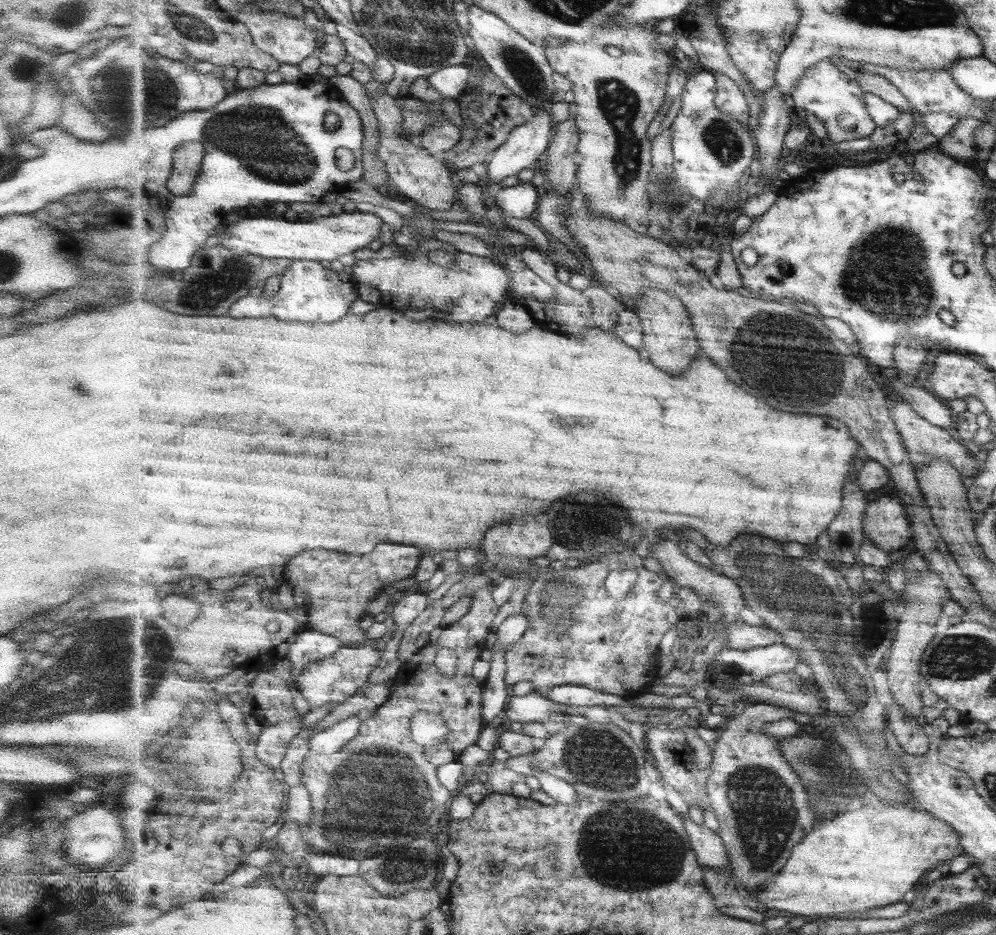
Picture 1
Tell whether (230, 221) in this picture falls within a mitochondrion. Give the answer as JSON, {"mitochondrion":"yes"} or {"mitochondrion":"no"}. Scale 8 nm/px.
{"mitochondrion":"no"}

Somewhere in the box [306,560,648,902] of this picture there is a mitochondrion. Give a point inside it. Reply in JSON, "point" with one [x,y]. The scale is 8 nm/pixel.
{"point":[378,772]}

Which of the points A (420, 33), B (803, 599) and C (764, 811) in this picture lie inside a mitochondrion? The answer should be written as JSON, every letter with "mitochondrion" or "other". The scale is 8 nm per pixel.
{"A":"mitochondrion","B":"mitochondrion","C":"mitochondrion"}

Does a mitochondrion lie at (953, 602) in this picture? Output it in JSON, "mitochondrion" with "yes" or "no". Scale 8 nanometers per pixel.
{"mitochondrion":"no"}

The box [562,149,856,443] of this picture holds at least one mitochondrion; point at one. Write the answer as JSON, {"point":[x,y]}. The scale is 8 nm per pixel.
{"point":[750,326]}

